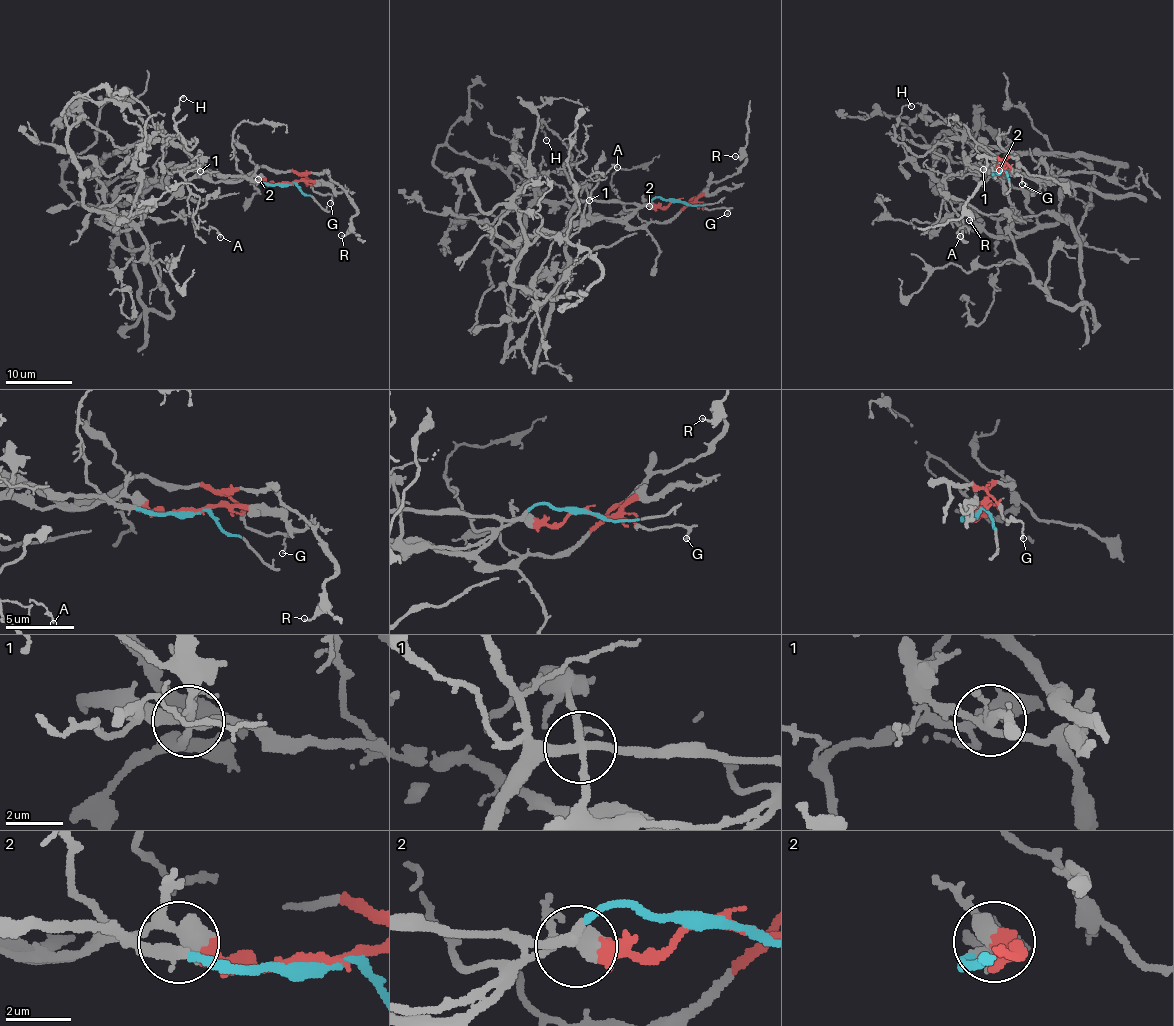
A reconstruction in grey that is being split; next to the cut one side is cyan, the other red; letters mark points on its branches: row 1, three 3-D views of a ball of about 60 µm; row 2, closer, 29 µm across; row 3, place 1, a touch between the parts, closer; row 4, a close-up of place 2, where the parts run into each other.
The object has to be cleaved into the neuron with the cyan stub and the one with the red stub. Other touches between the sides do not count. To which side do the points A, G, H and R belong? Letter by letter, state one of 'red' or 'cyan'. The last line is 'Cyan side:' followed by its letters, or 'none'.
A: cyan
G: red
H: red
R: red
Cyan side: A

